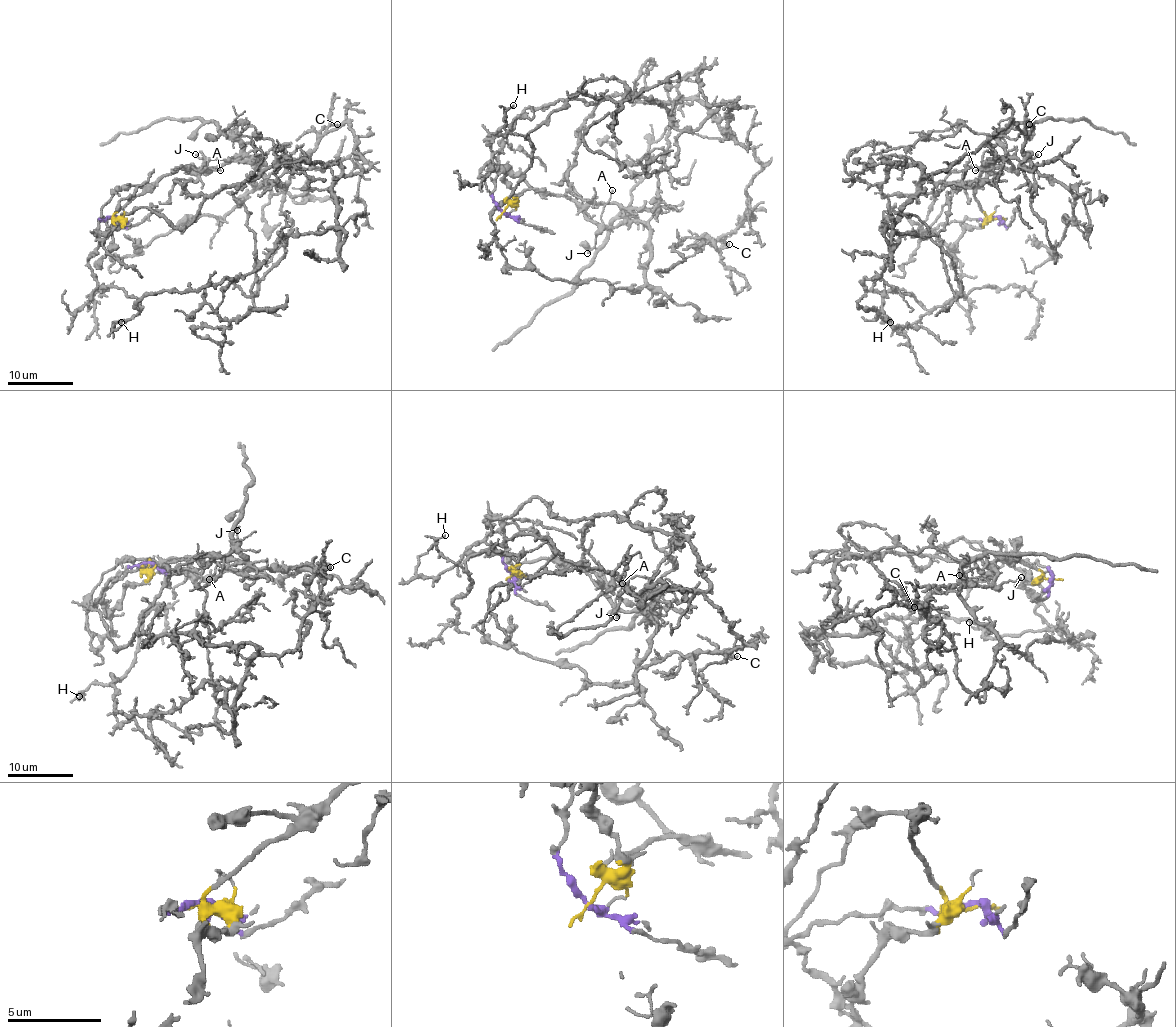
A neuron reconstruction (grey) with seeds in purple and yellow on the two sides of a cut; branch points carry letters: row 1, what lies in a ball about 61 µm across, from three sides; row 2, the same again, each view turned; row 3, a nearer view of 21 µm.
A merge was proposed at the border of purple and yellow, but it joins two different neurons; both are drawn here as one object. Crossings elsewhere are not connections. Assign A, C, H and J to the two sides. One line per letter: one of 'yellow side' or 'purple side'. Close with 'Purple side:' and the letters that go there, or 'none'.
A: yellow side
C: purple side
H: purple side
J: yellow side
Purple side: C, H

